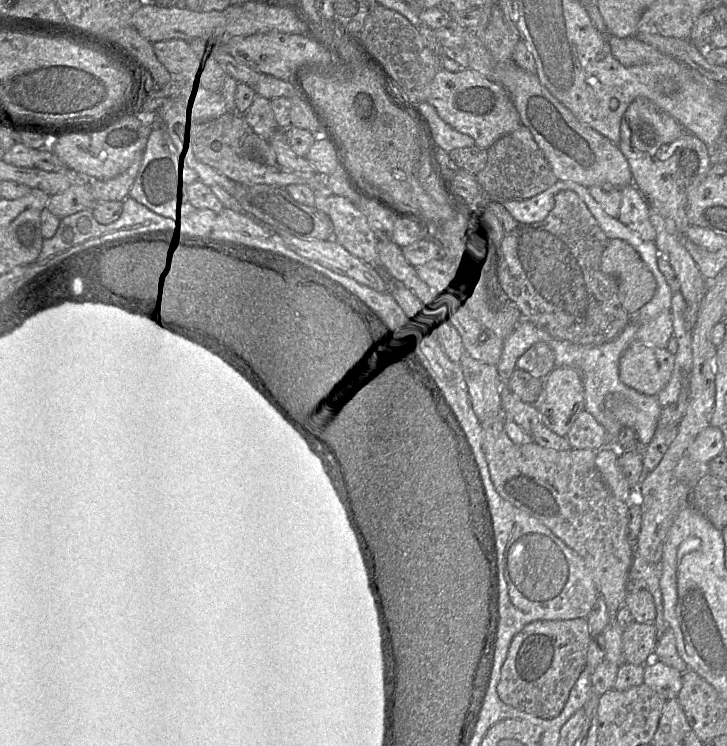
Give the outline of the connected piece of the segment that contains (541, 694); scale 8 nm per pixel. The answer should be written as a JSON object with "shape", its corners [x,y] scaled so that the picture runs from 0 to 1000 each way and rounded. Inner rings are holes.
{"shape":[[[806,828],[729,834],[702,862],[684,918],[686,936],[695,944],[748,964],[768,960],[806,893],[813,857]]]}

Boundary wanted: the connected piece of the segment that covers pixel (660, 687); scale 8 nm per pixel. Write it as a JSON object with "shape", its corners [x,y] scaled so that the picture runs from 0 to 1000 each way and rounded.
{"shape":[[[902,883],[886,890],[884,916],[916,938],[930,936],[938,920],[938,901]]]}

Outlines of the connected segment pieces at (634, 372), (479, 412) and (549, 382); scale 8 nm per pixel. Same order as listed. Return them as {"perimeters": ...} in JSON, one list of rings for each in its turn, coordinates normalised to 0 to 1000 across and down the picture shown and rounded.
{"perimeters":[[[[871,457],[851,484],[851,507],[864,519],[887,529],[905,529],[919,513],[928,476],[883,457]]],[[[638,473],[631,484],[648,542],[659,566],[689,556],[689,509],[682,491],[660,485]]],[[[763,492],[748,508],[746,535],[739,544],[744,568],[769,584],[779,584],[805,548],[799,500],[788,492]]]]}

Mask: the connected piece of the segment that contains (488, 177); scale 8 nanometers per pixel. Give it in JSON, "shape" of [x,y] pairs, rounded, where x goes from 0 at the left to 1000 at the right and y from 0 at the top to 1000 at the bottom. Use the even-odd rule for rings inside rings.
{"shape":[[[719,168],[685,186],[670,204],[669,221],[653,236],[674,268],[692,271],[726,267],[746,259],[768,243],[730,177]]]}

